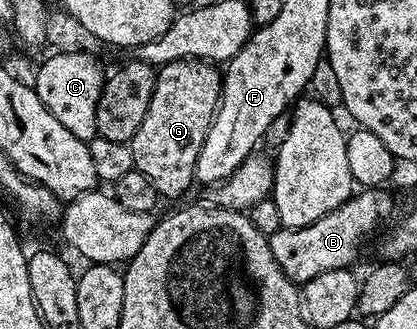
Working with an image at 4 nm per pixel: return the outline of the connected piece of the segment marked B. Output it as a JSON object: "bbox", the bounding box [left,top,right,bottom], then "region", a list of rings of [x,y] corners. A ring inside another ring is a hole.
{"bbox":[268,186,394,286],"region":[[[382,186],[358,190],[336,210],[324,214],[315,224],[303,228],[283,228],[268,237],[272,258],[284,270],[288,279],[303,286],[325,271],[349,269],[358,256],[362,243],[378,228],[381,220],[389,221],[394,212],[394,200]],[[362,191],[362,192],[361,192]]]}

